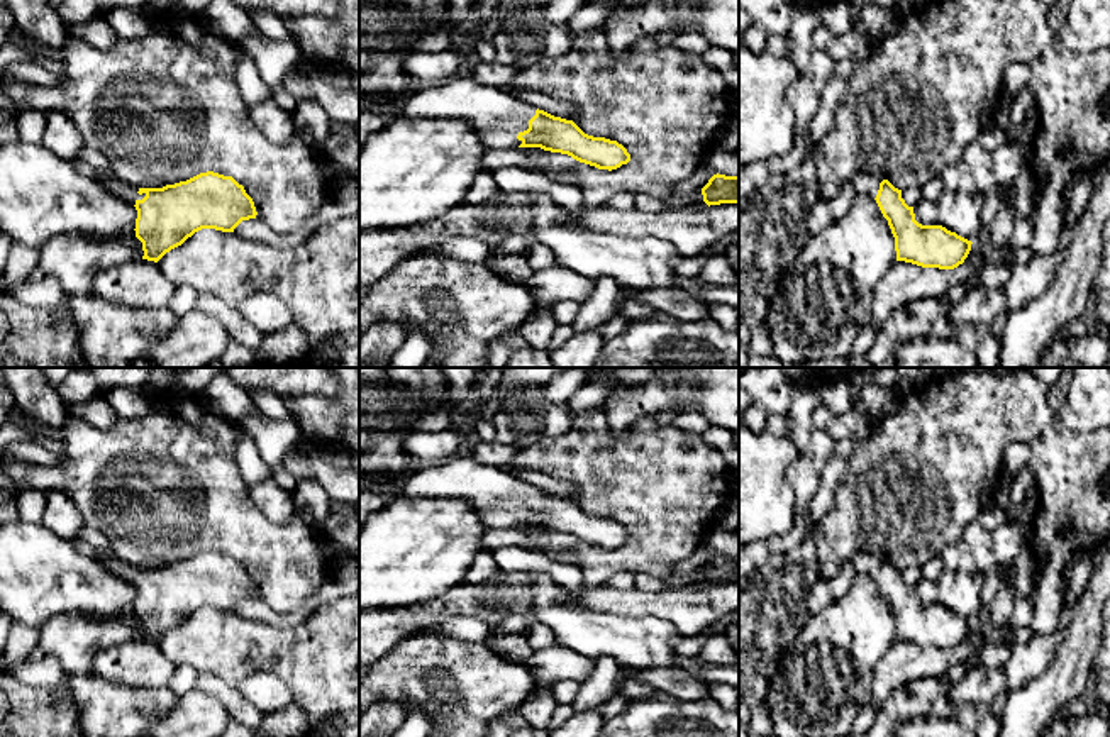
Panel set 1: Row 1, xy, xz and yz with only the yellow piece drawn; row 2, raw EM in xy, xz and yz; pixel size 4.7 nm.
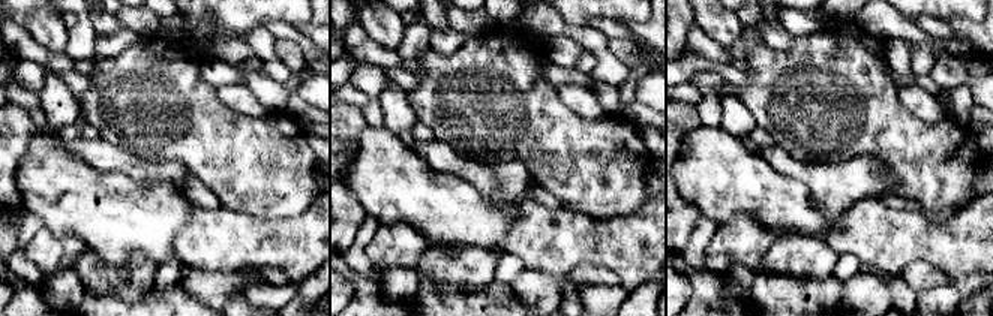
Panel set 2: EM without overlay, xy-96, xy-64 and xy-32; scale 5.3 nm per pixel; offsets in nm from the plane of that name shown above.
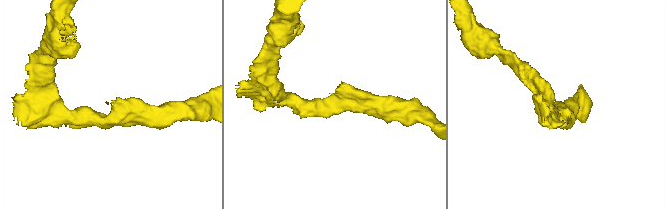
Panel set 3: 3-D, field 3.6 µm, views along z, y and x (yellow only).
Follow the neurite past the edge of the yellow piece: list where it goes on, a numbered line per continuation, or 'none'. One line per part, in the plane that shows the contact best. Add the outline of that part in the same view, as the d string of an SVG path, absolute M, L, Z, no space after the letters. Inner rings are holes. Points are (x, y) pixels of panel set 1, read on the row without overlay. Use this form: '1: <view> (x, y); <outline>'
1: xz (497, 495); M466 451L439 463L419 464L403 476L381 478L397 496L441 496L466 500L488 529L519 527L517 515L529 508L536 486L524 483L505 468L490 468Z

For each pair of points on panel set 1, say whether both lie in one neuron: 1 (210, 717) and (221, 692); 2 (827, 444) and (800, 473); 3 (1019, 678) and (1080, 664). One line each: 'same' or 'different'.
1: different
2: same
3: different

